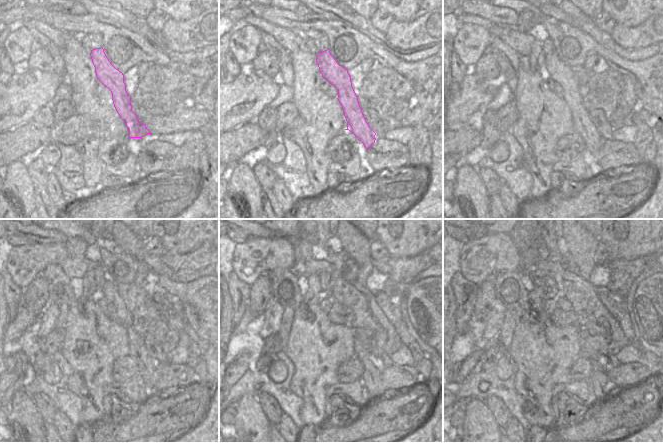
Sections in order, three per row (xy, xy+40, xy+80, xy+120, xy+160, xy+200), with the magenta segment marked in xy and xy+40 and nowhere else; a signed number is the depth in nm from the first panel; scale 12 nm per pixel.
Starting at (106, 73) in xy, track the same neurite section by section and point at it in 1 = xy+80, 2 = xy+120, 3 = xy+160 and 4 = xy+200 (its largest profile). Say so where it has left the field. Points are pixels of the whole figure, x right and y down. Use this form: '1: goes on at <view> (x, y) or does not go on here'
1: goes on at xy+80 (562, 74)
2: goes on at xy+120 (136, 345)
3: goes on at xy+160 (372, 377)
4: goes on at xy+200 (599, 379)

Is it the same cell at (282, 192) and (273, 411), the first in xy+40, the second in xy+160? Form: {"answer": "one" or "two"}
{"answer": "two"}

